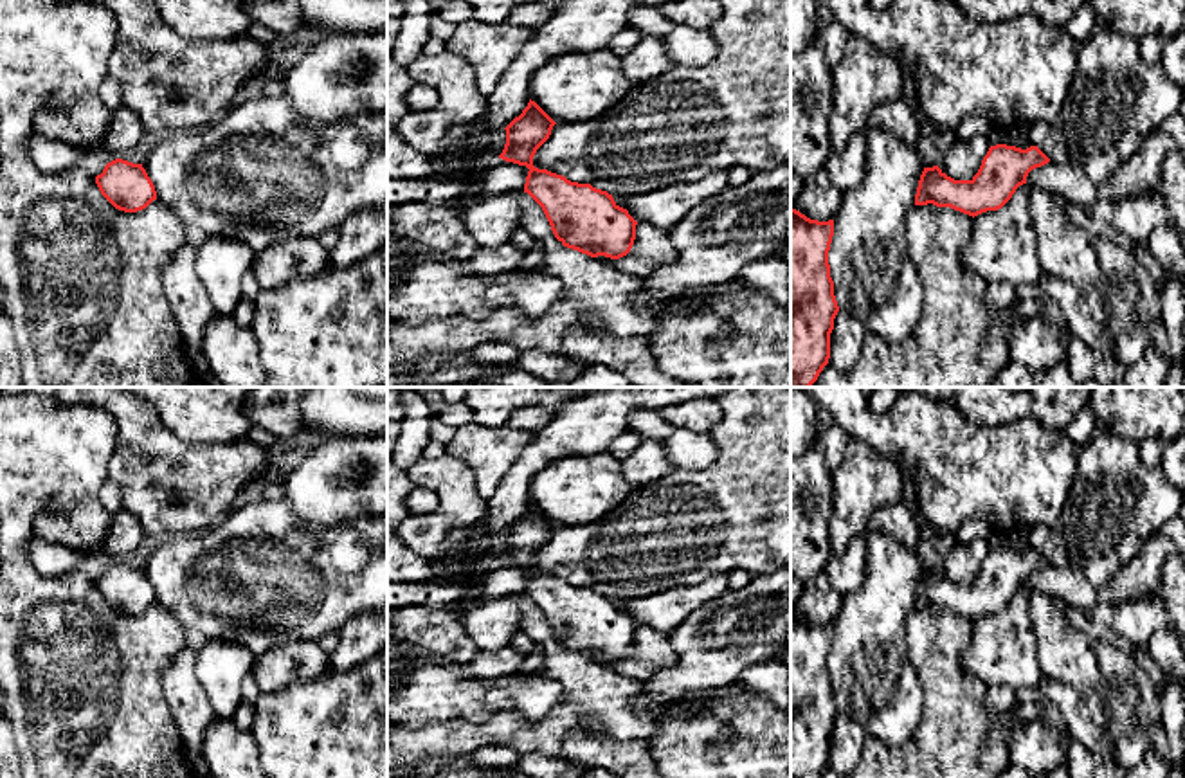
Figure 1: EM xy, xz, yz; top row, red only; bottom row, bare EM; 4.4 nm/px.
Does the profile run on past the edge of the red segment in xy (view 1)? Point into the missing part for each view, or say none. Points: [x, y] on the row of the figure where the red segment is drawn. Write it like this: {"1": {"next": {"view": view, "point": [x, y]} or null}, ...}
{"1": {"next": null}}

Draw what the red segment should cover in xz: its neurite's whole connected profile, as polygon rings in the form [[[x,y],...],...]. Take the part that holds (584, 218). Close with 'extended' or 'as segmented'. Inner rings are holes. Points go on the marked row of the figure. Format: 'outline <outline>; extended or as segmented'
outline [[[529,99],[522,113],[504,128],[506,144],[499,158],[529,169],[524,193],[542,207],[555,238],[564,247],[591,258],[627,256],[636,240],[638,222],[614,202],[612,194],[533,166],[537,149],[549,139],[555,124]]]; as segmented

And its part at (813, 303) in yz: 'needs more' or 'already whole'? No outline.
already whole

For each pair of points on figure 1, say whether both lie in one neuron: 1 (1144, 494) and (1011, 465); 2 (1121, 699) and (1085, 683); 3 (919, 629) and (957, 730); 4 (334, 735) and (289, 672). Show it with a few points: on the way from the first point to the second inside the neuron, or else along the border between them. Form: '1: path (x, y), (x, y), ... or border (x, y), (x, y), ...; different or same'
1: border (1083, 445), (1074, 479); different
2: border (1095, 649), (1103, 697); different
3: path (935, 654), (953, 705); same
4: border (328, 667), (308, 679), (263, 692); different

